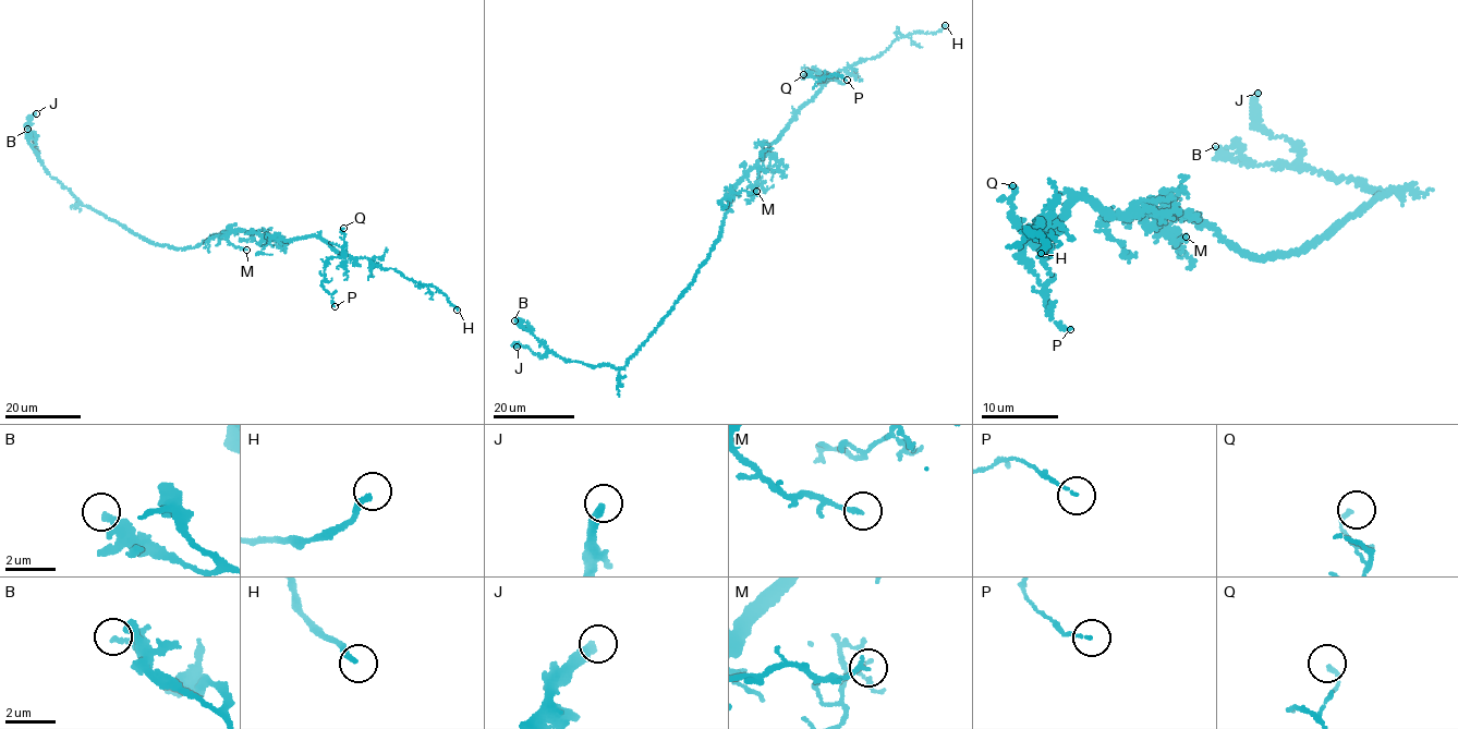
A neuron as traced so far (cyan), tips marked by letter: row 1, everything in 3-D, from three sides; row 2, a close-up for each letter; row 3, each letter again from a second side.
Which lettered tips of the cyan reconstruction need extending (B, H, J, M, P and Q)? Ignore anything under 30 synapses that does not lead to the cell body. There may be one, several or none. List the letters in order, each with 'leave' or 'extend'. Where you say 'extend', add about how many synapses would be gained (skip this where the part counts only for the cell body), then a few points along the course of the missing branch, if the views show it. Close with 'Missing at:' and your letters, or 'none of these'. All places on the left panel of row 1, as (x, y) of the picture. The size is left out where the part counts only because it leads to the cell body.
B: leave
H: extend; missing branch runs (457, 310), (459, 314), (462, 304), (449, 286)
J: leave
M: leave
P: leave
Q: leave
Missing at: H

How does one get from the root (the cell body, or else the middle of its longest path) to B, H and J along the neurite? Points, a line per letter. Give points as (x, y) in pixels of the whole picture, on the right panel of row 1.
B: (1210, 227), (1258, 258), (1295, 255), (1386, 194), (1308, 168), (1249, 166), (1215, 146)
H: (1210, 227), (1141, 210), (1108, 216), (1080, 196), (1060, 218), (1028, 230), (1047, 247), (1041, 253)
J: (1210, 227), (1258, 258), (1295, 255), (1386, 194), (1300, 165), (1299, 146), (1259, 122), (1258, 93)

